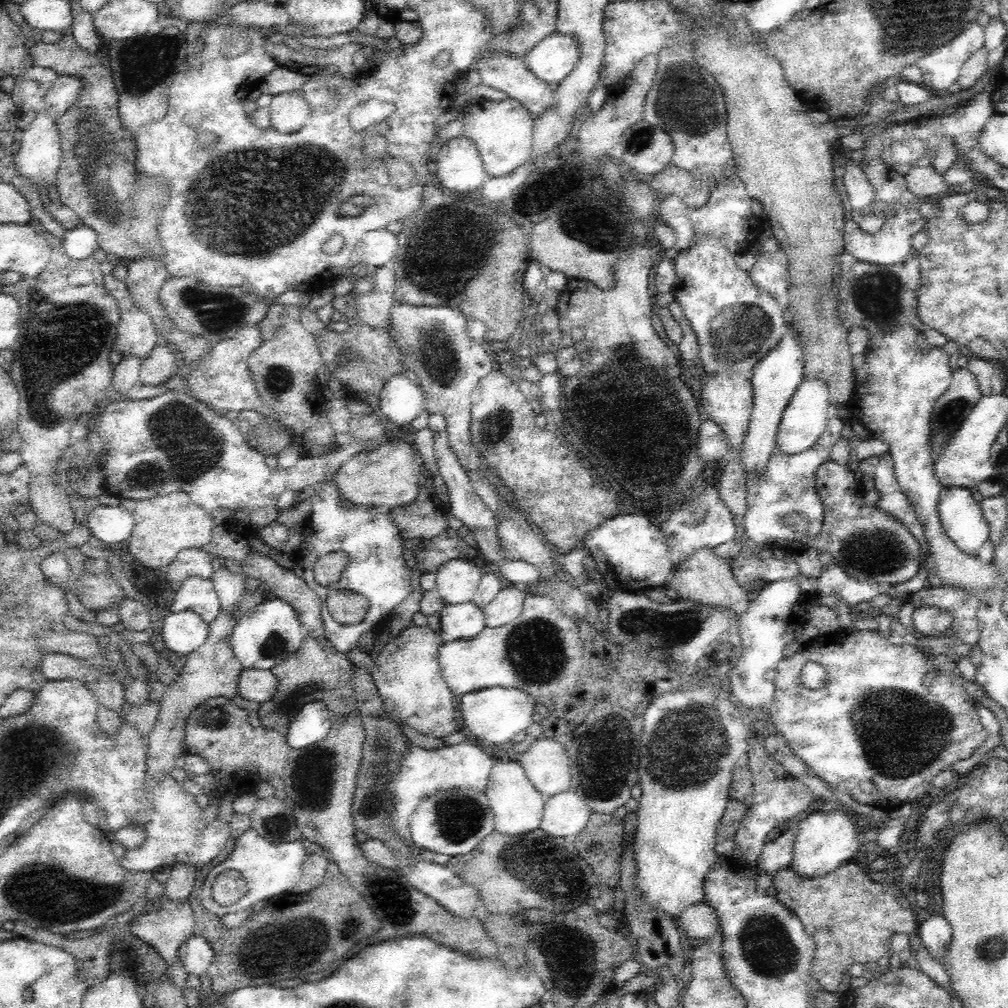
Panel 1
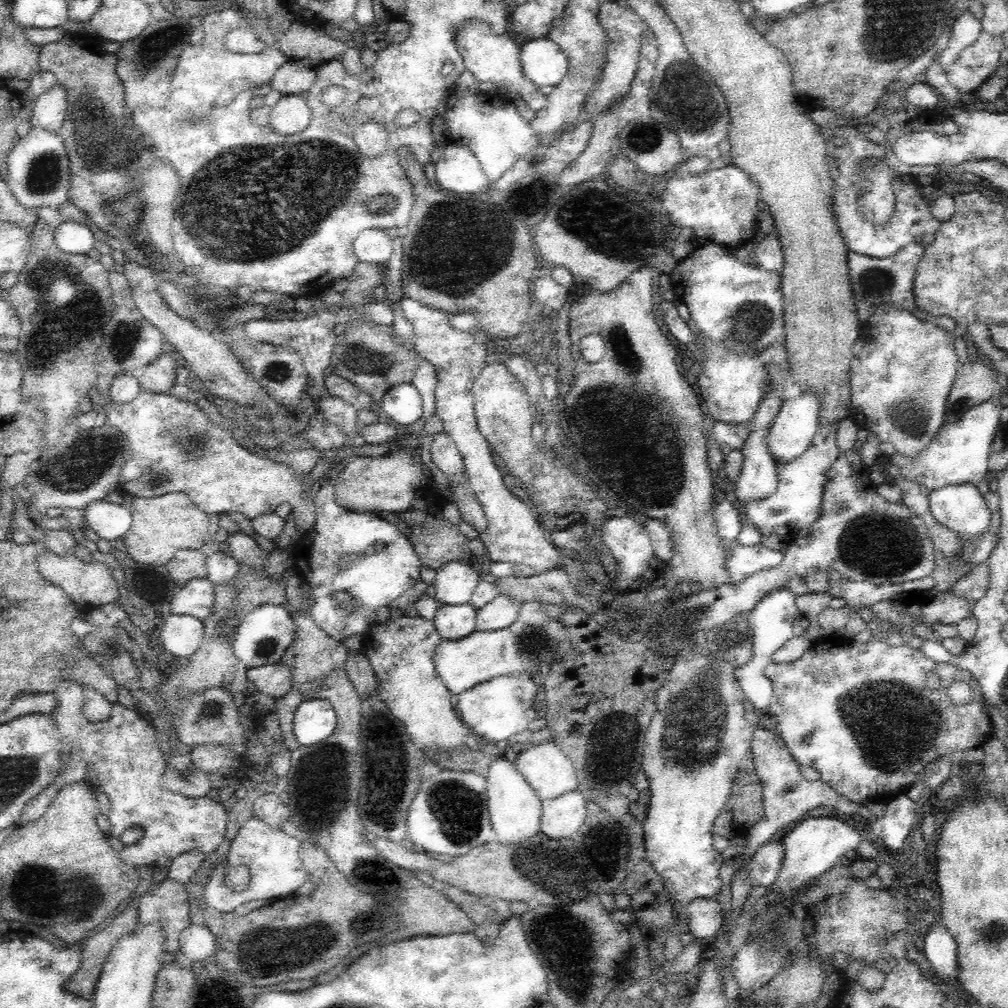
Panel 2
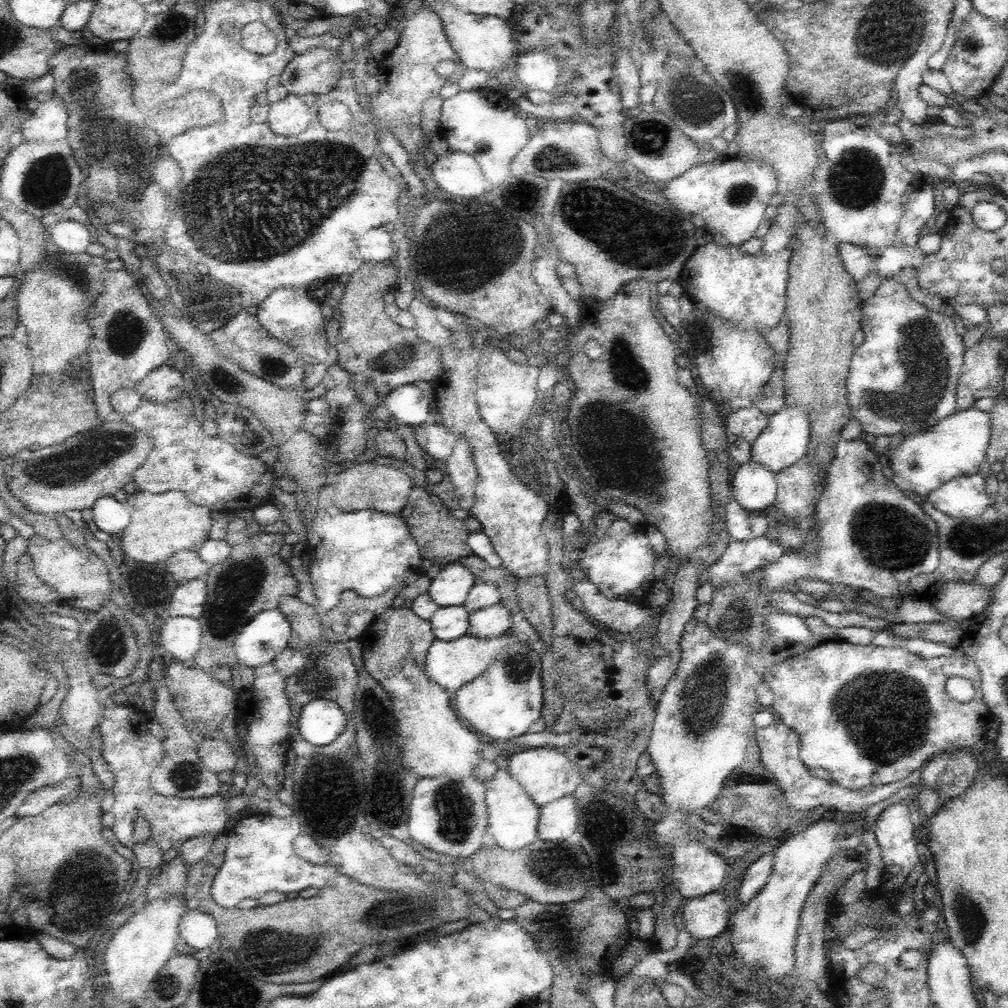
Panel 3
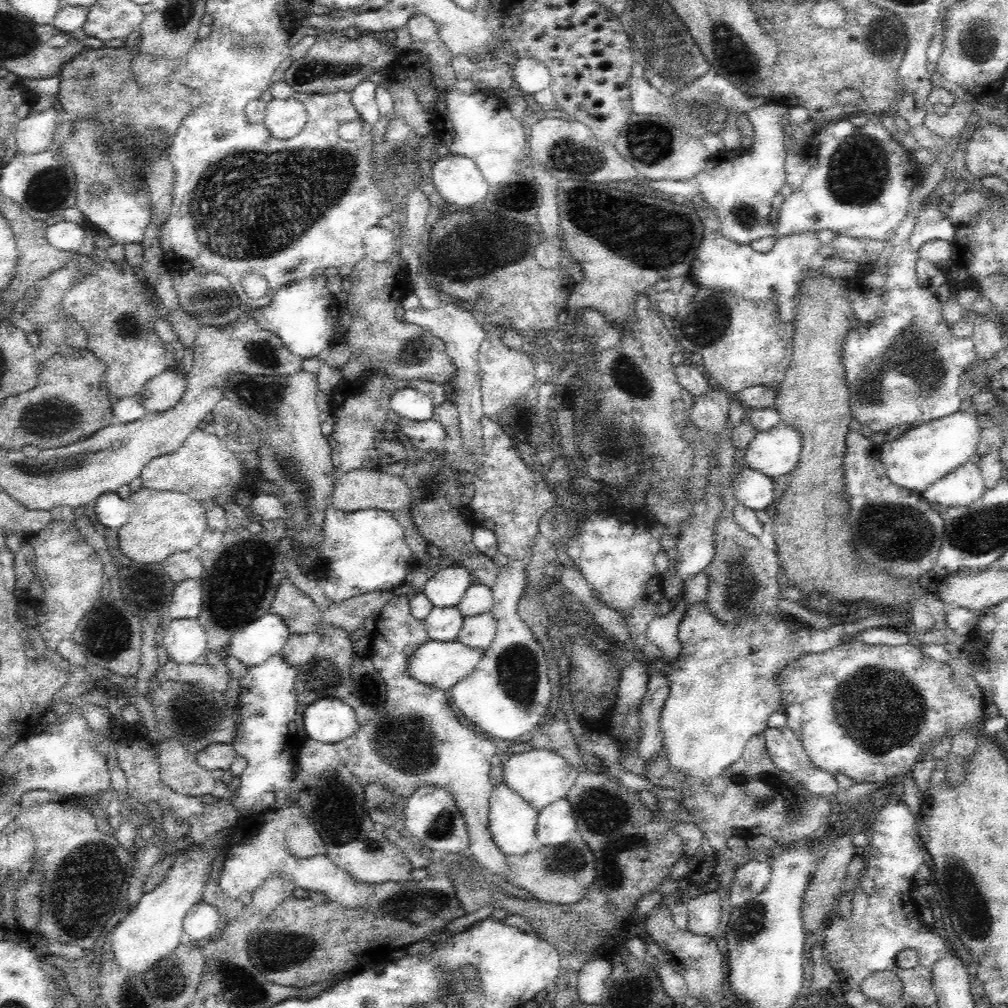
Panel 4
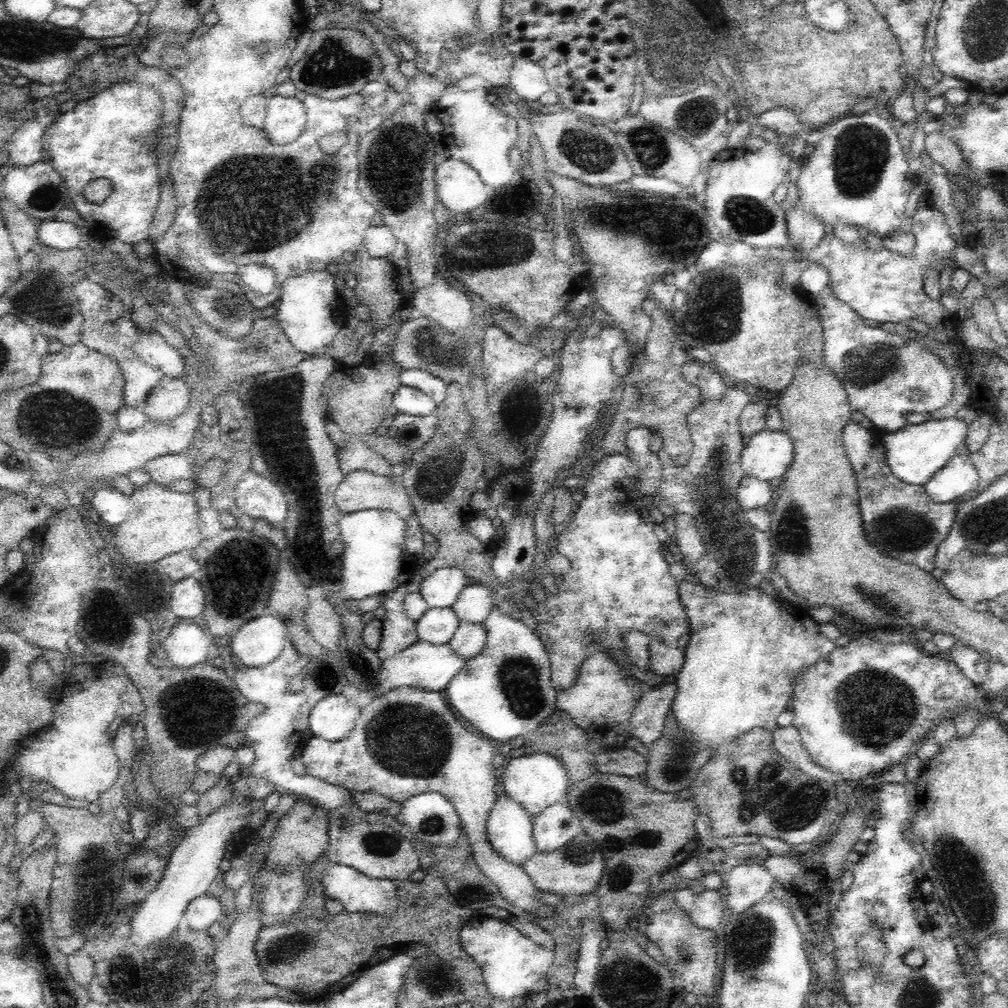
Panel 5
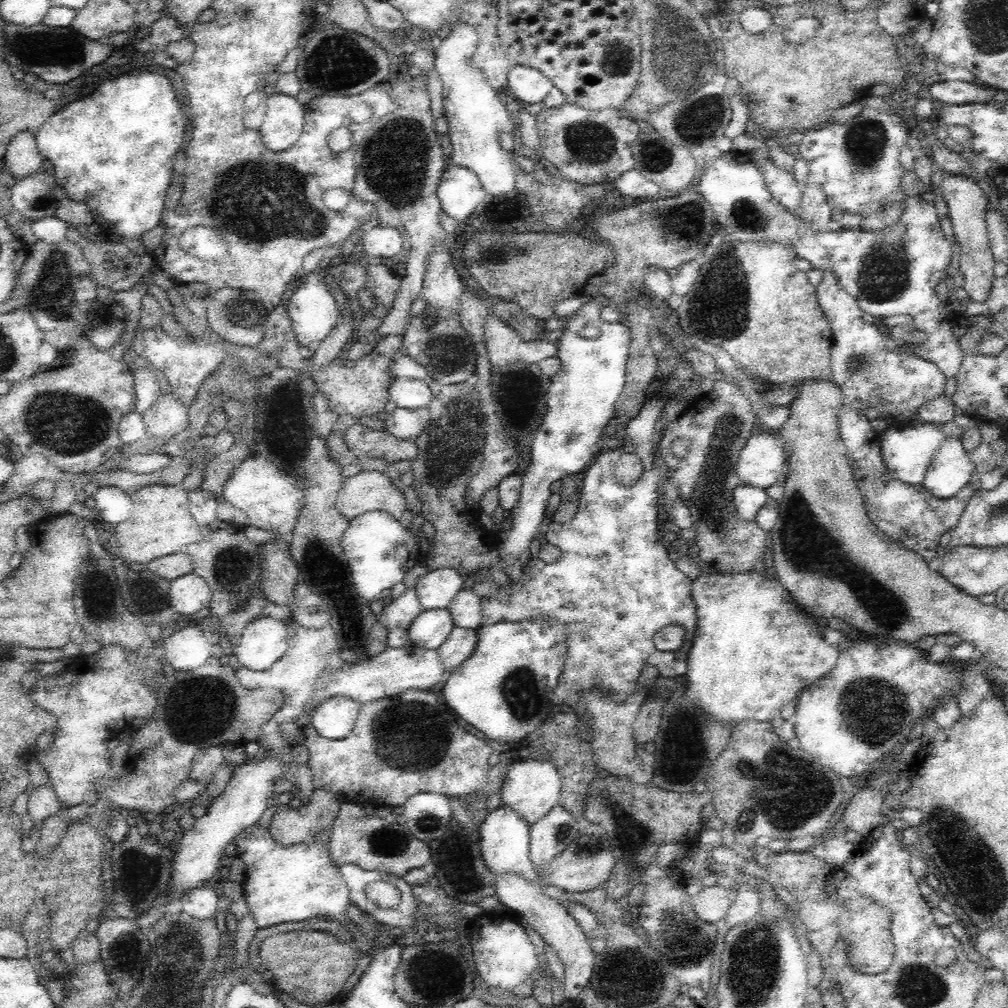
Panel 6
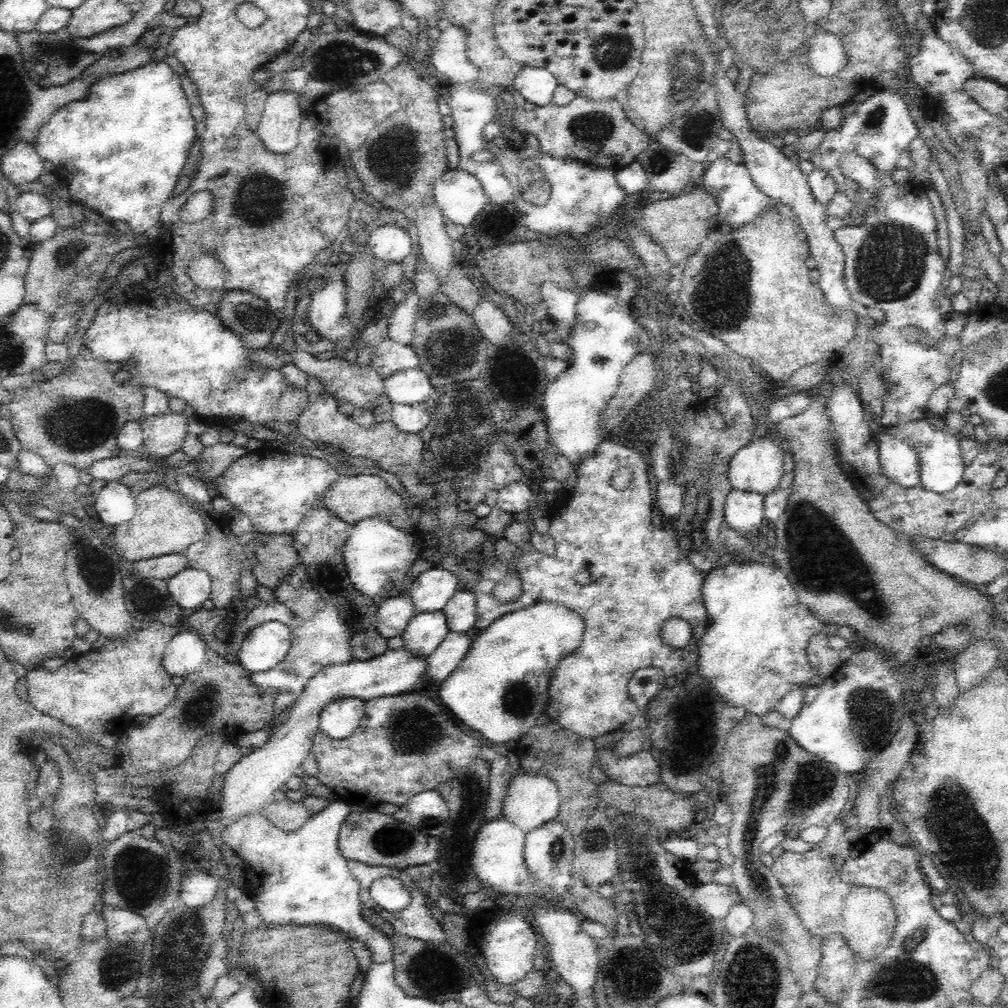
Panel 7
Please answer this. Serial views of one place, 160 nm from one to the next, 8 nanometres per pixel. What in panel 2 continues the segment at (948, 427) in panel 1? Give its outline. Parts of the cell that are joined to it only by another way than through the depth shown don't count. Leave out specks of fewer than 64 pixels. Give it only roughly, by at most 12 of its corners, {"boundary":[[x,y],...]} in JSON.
{"boundary":[[982,356],[962,364],[945,404],[945,422],[1002,391]]}

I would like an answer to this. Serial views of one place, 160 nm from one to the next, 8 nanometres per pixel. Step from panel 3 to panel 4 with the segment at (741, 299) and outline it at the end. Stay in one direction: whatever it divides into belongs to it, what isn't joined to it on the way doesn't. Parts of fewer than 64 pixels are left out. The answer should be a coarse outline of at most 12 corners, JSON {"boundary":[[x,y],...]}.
{"boundary":[[708,229],[688,276],[739,298],[773,300],[782,320],[819,252],[816,230],[769,252]]}

